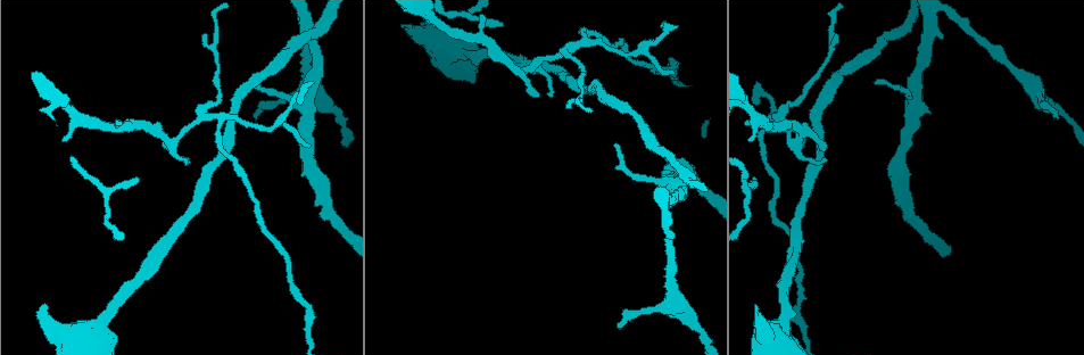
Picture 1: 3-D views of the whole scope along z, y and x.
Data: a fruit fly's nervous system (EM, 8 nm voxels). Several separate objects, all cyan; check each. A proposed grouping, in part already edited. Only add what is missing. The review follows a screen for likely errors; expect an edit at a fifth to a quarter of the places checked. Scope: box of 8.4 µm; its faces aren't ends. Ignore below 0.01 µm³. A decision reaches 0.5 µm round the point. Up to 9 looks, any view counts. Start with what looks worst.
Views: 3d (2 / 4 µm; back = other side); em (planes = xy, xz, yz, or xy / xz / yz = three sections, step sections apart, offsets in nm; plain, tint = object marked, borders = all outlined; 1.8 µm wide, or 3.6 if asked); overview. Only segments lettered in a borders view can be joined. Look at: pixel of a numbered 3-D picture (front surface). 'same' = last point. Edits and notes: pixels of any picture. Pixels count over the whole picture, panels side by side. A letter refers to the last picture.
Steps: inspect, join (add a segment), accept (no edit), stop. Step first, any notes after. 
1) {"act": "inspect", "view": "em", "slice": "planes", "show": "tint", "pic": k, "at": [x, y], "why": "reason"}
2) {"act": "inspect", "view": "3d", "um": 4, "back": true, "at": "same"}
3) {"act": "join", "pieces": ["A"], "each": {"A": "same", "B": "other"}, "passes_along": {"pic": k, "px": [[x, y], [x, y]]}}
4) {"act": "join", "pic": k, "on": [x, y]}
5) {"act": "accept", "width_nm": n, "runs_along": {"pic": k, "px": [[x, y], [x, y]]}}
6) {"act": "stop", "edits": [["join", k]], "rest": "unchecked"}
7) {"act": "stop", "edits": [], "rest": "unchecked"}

{"act": "inspect", "view": "em", "slice": "xz", "step": 16, "show": "tint", "pic": 1, "at": [756, 305], "why": "an open end"}

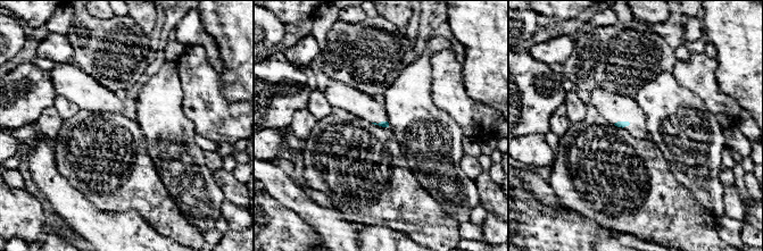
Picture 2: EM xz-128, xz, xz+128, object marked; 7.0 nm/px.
{"act": "inspect", "view": "em", "slice": "yz", "step": 4, "show": "borders", "at": "same", "why": "cut it another way"}

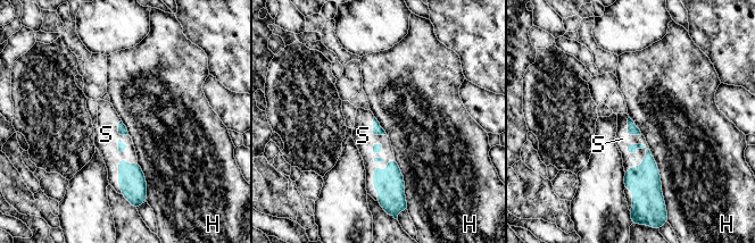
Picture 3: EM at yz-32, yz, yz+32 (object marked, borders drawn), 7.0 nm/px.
{"act": "join", "pieces": ["S"], "longest_contact_nm": ["H", 340], "each": {"H": "other", "S": "same"}, "found": "it goes on there"}

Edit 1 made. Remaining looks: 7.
{"act": "inspect", "view": "overview", "why": "see it whole again"}

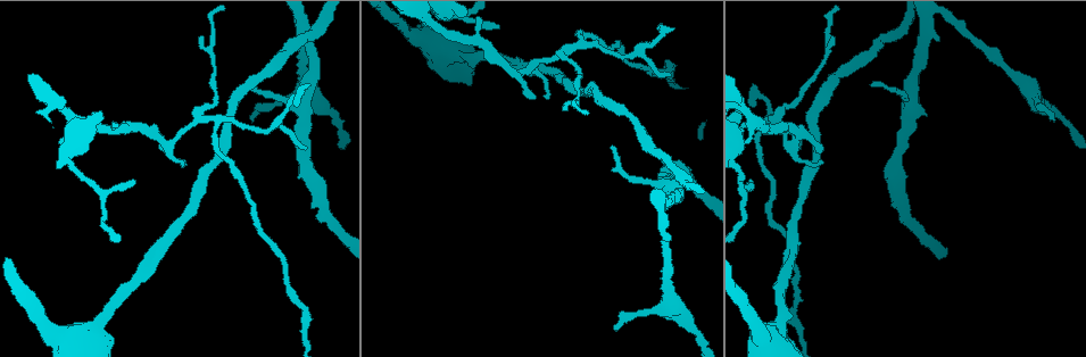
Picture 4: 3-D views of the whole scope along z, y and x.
{"act": "inspect", "view": "3d", "um": 2, "pic": 4, "at": [750, 180], "why": "tapers out"}

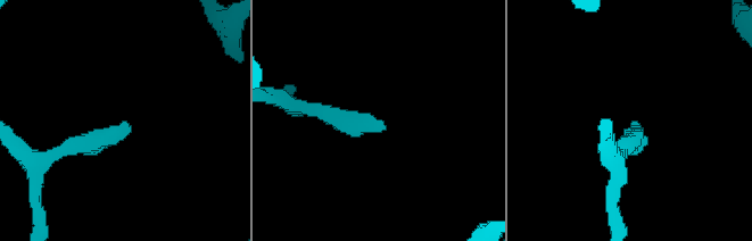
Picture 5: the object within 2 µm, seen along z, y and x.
{"act": "inspect", "view": "em", "slice": "xy", "step": 16, "show": "borders", "pic": 5, "at": [642, 129]}

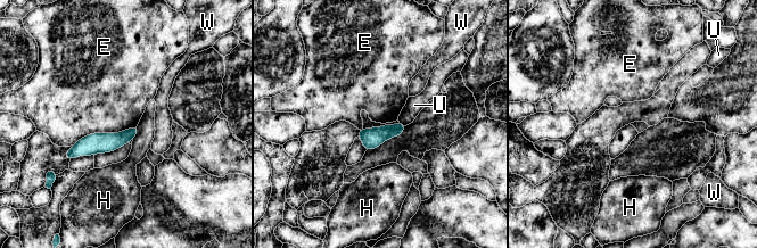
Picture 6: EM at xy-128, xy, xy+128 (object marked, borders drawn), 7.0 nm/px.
{"act": "accept", "each": {"E": "other", "H": "other", "U": "other", "W": "other"}, "border": {"pic": 6, "px": [[137, 124], [92, 132], [72, 146]]}, "found": "no lettered segment goes on from it"}

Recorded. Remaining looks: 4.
{"act": "inspect", "view": "3d", "um": 4, "pic": 4, "at": [822, 151], "why": "free end"}

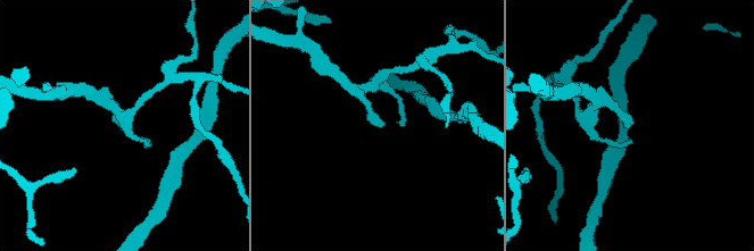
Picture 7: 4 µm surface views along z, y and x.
{"act": "inspect", "view": "em", "slice": "xz", "step": 4, "show": "tint", "pic": 7, "at": [630, 126], "why": "now the EM"}

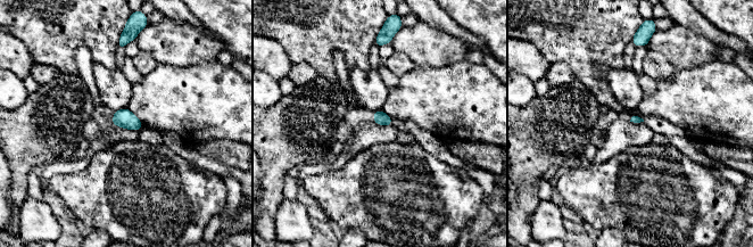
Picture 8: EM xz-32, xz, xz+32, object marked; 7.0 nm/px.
{"act": "inspect", "view": "em", "slice": "planes", "show": "borders", "at": "same", "why": "cut it another way"}

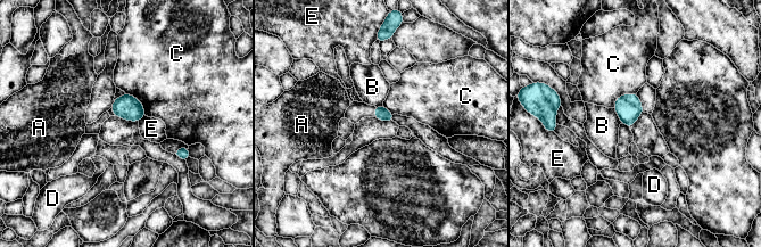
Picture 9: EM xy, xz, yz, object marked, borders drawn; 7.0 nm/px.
{"act": "accept", "each": {"A": "other", "B": "other", "C": "other", "D": "other", "E": "other"}, "border": {"pic": 9, "px": [[621, 123], [629, 129]]}, "found": "none of them fits"}

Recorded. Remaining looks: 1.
{"act": "stop", "edits": [["join", 3]], "rest": "unchecked"}

